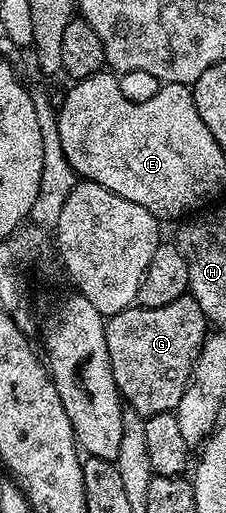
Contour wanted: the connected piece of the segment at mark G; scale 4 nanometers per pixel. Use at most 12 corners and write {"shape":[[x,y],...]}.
{"shape":[[185,293],[107,316],[110,369],[141,417],[175,412],[210,334]]}

